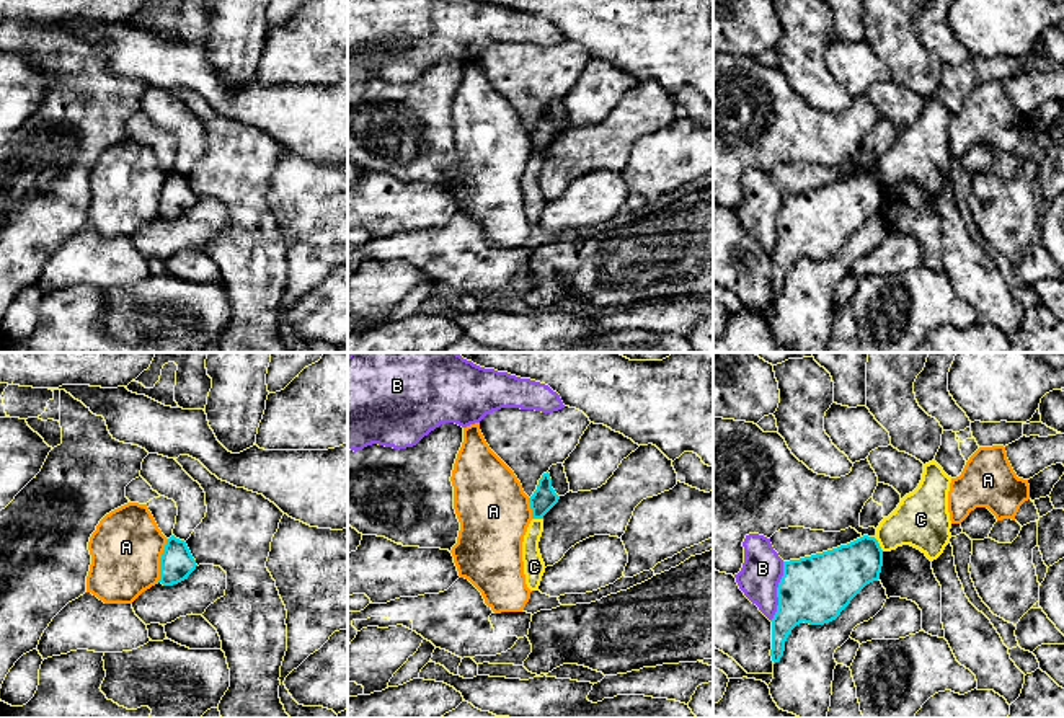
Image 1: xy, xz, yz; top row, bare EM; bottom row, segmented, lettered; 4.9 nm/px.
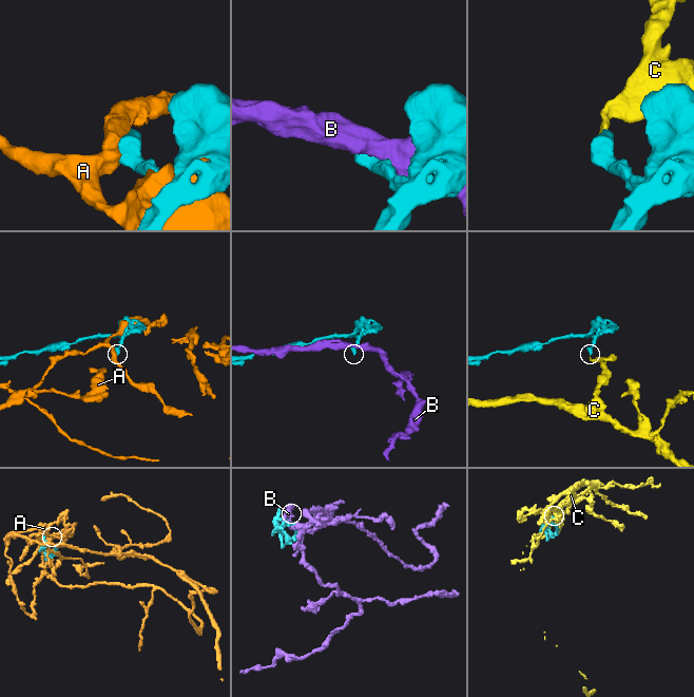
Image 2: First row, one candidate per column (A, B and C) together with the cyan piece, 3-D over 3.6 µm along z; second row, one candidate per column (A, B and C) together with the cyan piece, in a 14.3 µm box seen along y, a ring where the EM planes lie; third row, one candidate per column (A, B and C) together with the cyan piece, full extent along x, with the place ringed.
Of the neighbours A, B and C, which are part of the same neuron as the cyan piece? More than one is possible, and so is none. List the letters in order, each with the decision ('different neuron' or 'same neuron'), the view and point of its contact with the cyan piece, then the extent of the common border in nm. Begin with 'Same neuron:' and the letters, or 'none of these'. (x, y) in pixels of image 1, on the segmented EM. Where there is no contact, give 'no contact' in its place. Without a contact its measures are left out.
Same neuron: none of these
A: different neuron | xy (160, 560) | 220 nm
B: different neuron | yz (777, 591) | 300 nm
C: different neuron | yz (878, 544) | 90 nm

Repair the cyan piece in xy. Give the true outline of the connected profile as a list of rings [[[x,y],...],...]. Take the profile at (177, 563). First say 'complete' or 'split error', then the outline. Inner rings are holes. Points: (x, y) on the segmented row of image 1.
complete; [[[171,535],[166,540],[165,550],[160,558],[160,579],[163,586],[178,584],[196,570],[196,560],[193,558],[184,540]]]

